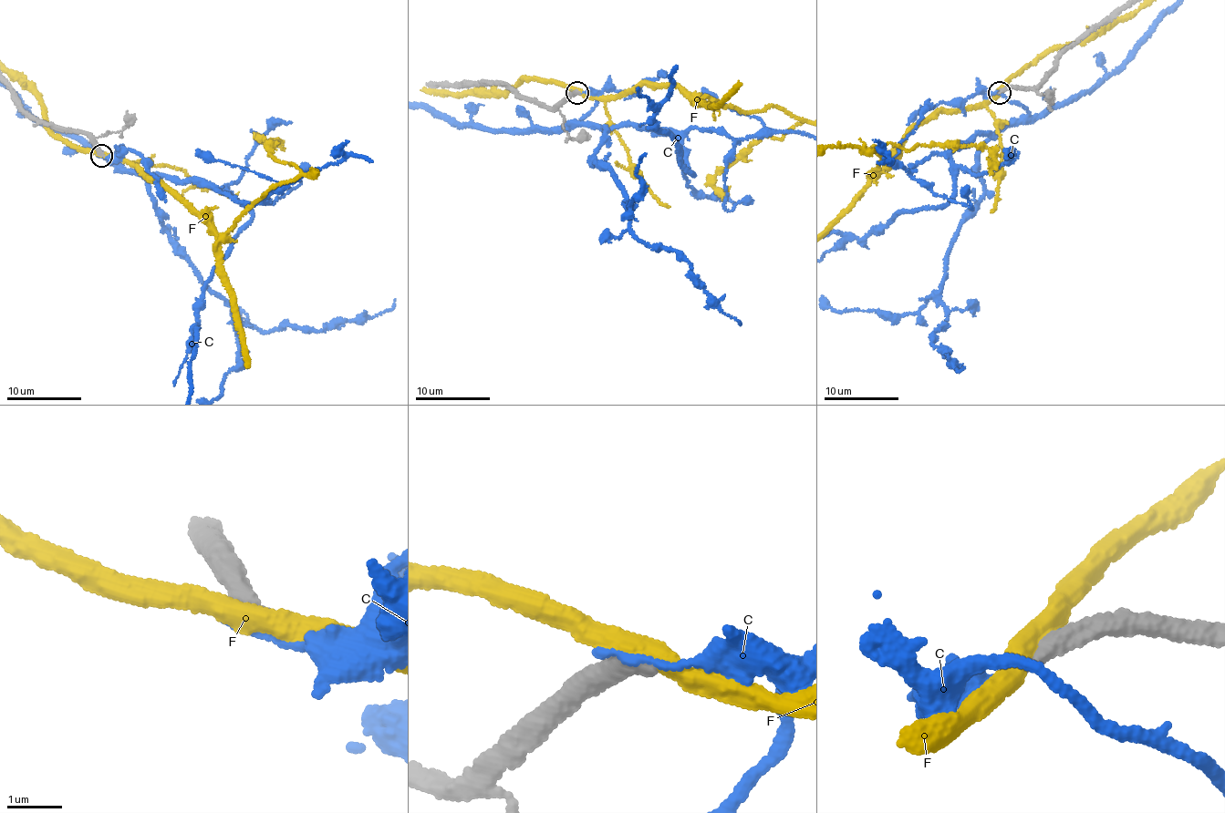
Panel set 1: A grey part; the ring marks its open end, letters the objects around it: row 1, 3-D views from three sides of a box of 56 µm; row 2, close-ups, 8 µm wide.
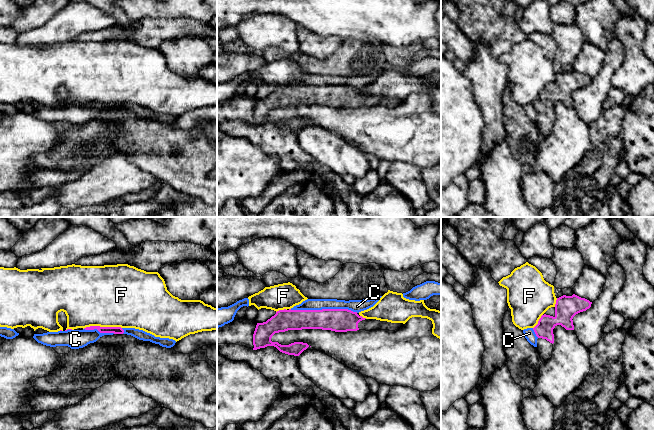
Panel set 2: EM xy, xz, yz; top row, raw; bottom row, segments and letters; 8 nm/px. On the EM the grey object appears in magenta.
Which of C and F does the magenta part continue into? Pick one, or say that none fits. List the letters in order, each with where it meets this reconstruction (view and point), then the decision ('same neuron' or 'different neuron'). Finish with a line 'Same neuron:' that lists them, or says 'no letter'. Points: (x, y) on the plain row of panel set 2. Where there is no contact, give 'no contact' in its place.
C: meets magenta in xz at (324, 85); different neuron
F: meets magenta in xy at (102, 103); different neuron
Same neuron: no letter

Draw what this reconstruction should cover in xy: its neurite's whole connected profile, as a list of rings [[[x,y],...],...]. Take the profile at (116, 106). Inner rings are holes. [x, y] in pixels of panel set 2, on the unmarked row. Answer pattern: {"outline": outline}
{"outline": [[[90,102],[84,105],[97,105],[105,110],[94,119],[122,124],[124,131],[113,143],[114,152],[125,153],[141,170],[177,192],[202,199],[207,204],[217,202],[217,180],[209,177],[209,173],[217,167],[217,149],[206,137],[191,137],[190,130],[176,128],[174,122],[166,124],[139,116],[125,110],[121,103]]]}

